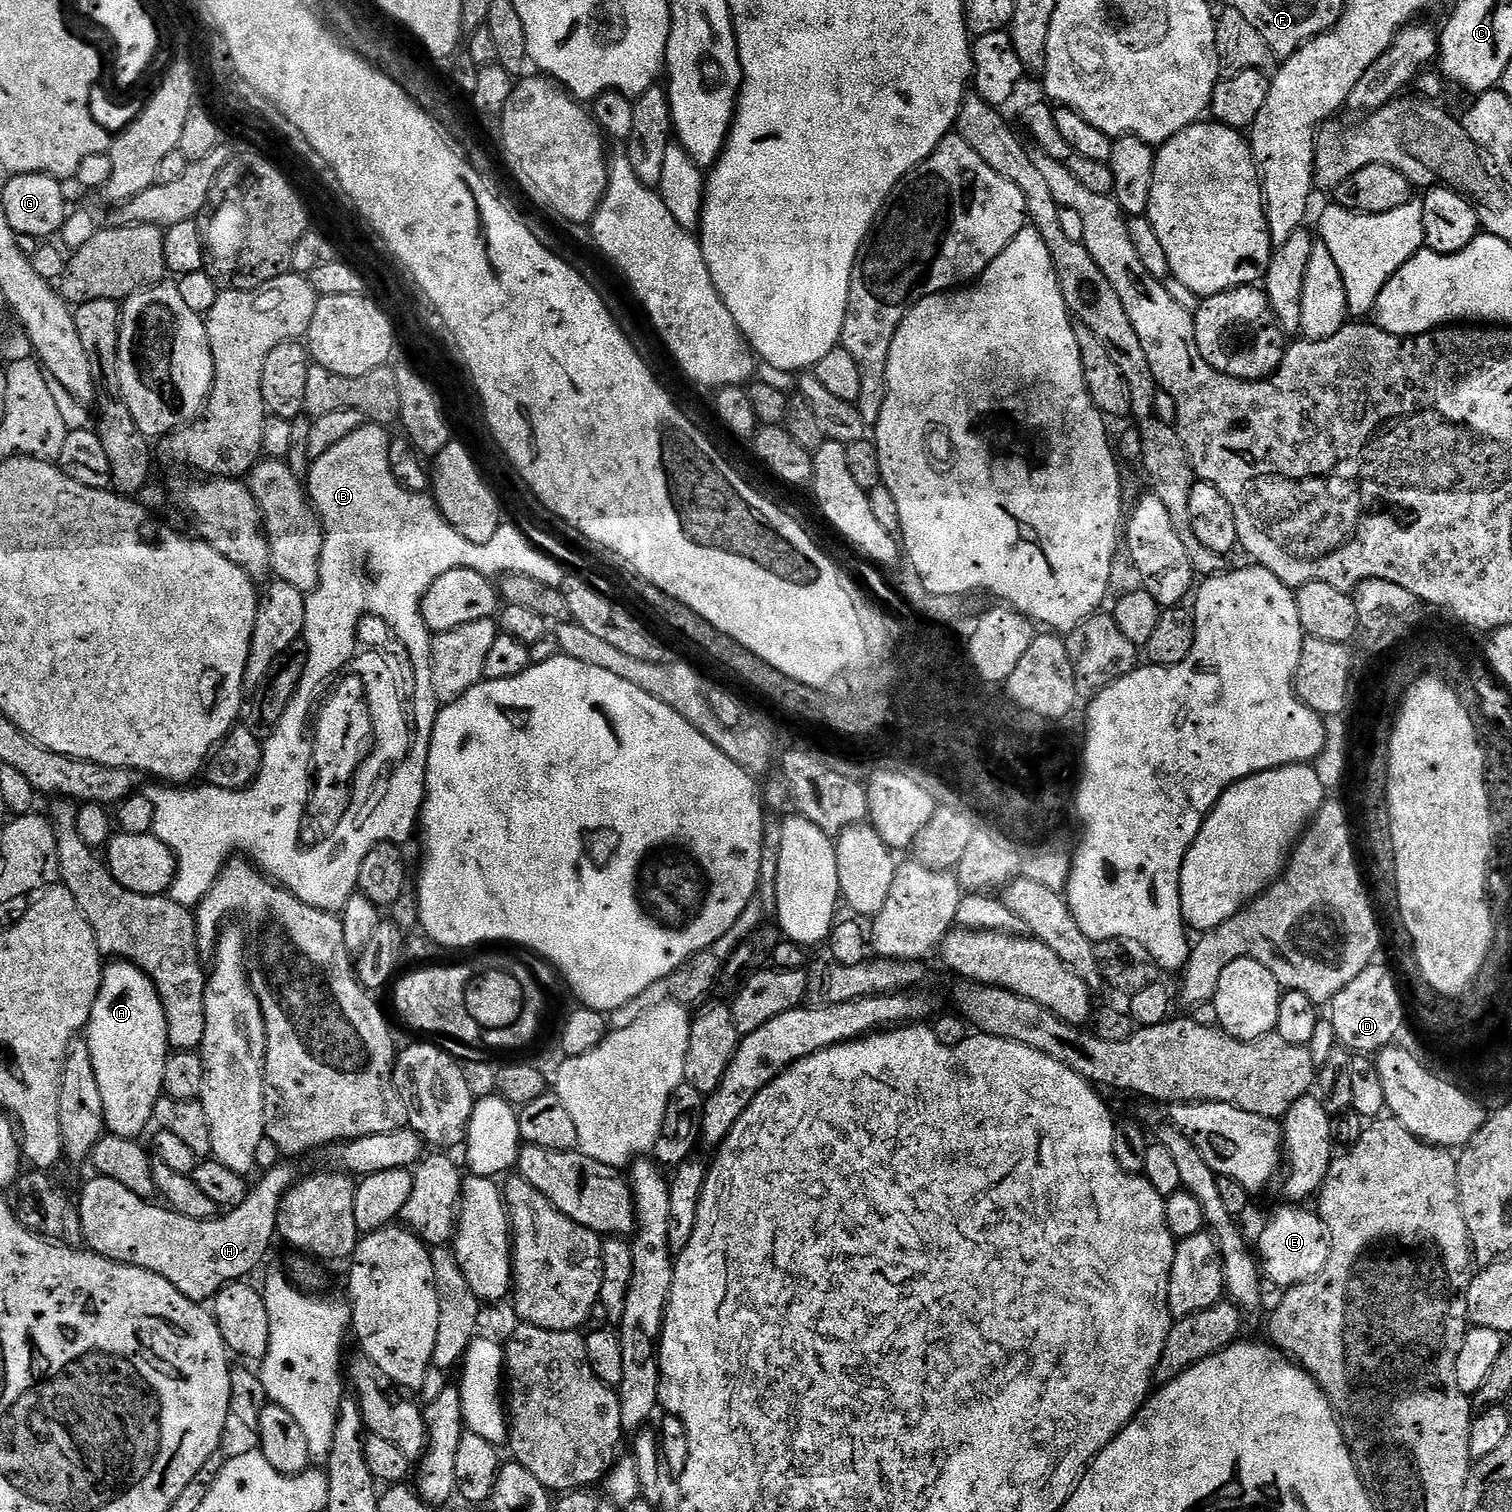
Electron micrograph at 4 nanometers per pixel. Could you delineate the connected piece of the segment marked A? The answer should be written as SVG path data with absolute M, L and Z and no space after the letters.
M112 962L105 967L86 1039L90 1058L94 1058L107 1131L113 1136L139 1137L139 1132L153 1123L154 1106L164 1091L162 1074L166 1074L170 1049L158 990L137 964Z

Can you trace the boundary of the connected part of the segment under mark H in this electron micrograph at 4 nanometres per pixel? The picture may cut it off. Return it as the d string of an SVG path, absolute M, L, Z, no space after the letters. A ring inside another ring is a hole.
M277 1162L273 1168L267 1169L257 1184L248 1189L248 1196L237 1208L217 1214L210 1220L186 1218L173 1212L171 1208L160 1202L143 1200L134 1190L126 1190L122 1182L114 1182L114 1178L93 1175L93 1180L78 1195L80 1217L82 1218L82 1234L84 1244L91 1251L105 1256L107 1260L116 1260L119 1264L129 1264L150 1270L170 1282L186 1298L197 1302L211 1301L219 1288L227 1284L235 1284L248 1278L248 1275L264 1260L264 1255L272 1248L272 1239L277 1239L276 1219L284 1195L288 1193L298 1173L291 1168L291 1163Z

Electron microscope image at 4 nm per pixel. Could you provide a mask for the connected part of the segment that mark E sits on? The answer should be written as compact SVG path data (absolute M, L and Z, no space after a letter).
M1288 1206L1292 1208L1280 1208L1264 1224L1260 1232L1260 1252L1258 1248L1258 1263L1263 1275L1278 1286L1286 1290L1293 1288L1295 1284L1306 1282L1314 1278L1326 1266L1326 1258L1330 1258L1330 1238L1328 1228L1322 1222L1322 1218L1315 1211L1307 1212L1304 1206Z

